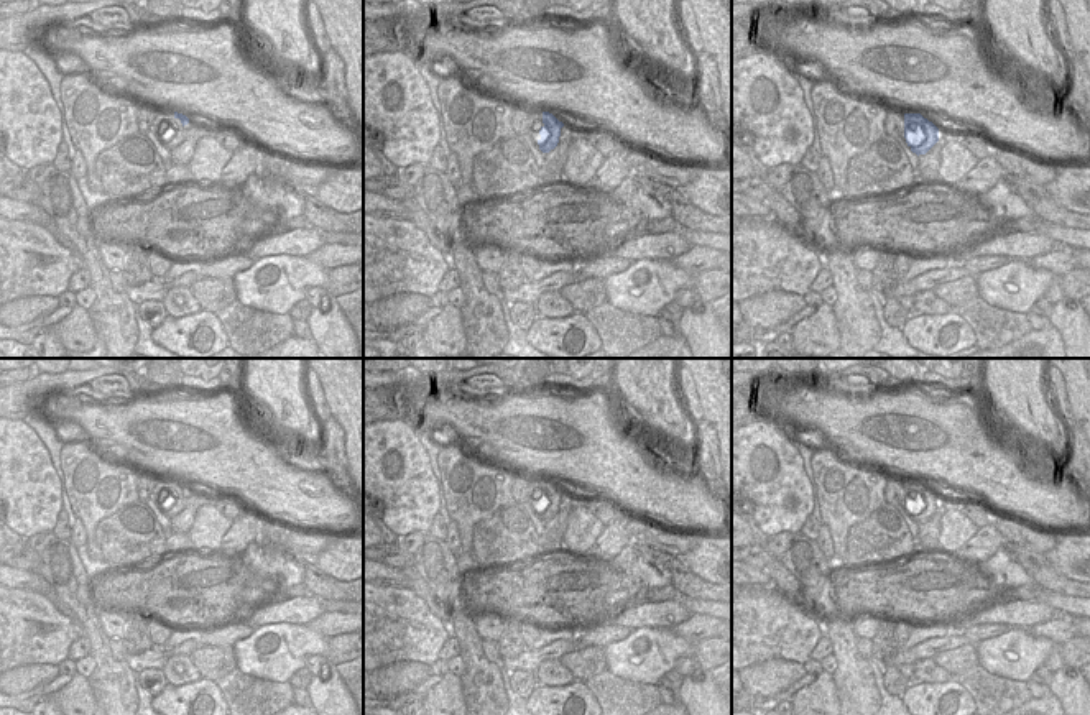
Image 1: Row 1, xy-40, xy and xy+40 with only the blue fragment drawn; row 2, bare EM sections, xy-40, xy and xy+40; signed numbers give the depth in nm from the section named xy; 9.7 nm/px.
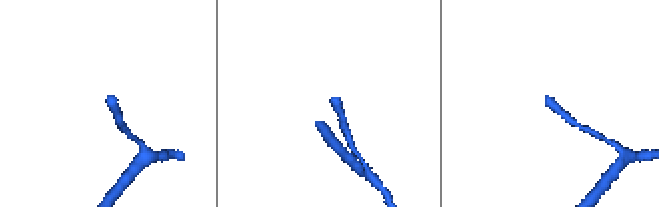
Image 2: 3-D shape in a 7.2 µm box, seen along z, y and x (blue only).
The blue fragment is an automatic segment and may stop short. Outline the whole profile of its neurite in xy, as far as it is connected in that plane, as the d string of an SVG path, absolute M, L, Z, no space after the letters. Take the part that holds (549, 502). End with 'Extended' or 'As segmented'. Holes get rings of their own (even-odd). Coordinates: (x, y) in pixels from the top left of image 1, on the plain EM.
M528 480L528 503L538 508L543 521L557 514L562 495L564 491L549 480Z. Extended.

